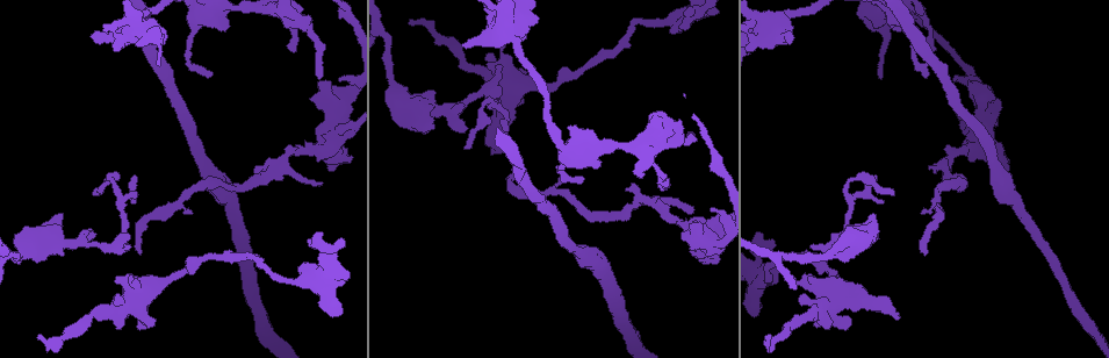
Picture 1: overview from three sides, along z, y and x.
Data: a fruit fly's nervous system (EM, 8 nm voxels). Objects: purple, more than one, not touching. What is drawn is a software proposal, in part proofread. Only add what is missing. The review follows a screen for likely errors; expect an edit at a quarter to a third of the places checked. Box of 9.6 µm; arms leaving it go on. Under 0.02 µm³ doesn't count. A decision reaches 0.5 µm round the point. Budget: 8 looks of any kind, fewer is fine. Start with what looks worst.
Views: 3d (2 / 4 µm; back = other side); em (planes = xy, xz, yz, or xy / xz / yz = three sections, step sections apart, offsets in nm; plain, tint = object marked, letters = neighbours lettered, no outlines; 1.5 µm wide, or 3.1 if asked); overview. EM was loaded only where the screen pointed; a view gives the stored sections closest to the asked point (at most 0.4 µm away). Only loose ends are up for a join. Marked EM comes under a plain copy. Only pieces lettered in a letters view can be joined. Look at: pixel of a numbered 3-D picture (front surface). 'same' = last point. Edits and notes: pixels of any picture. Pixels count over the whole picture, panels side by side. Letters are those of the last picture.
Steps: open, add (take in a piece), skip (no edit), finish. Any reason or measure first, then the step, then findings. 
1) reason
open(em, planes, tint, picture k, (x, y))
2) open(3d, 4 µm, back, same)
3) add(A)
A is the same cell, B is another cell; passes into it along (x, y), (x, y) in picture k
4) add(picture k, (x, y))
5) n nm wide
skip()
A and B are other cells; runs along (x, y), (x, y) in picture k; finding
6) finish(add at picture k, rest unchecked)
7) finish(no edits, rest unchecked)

an open end
open(em, planes, letters, picture 1, (140, 253))

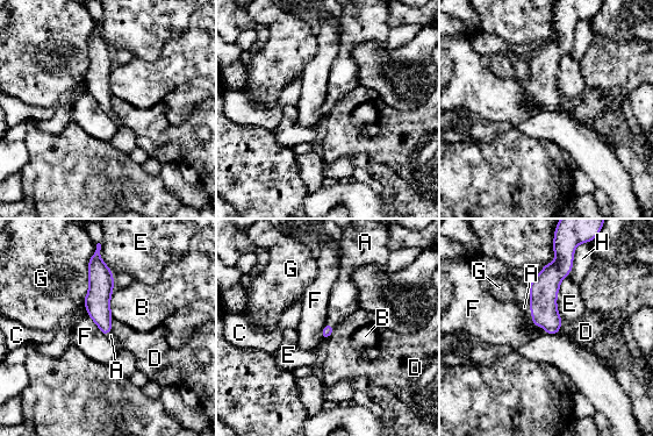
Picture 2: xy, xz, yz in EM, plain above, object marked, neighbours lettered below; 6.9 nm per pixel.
add(A)
A is the same cell, B, C, D, E, F, G and H are other cells; passes into it along (544, 287), (532, 321), (524, 307) in picture 2; it goes on there

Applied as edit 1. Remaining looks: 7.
open(overview)

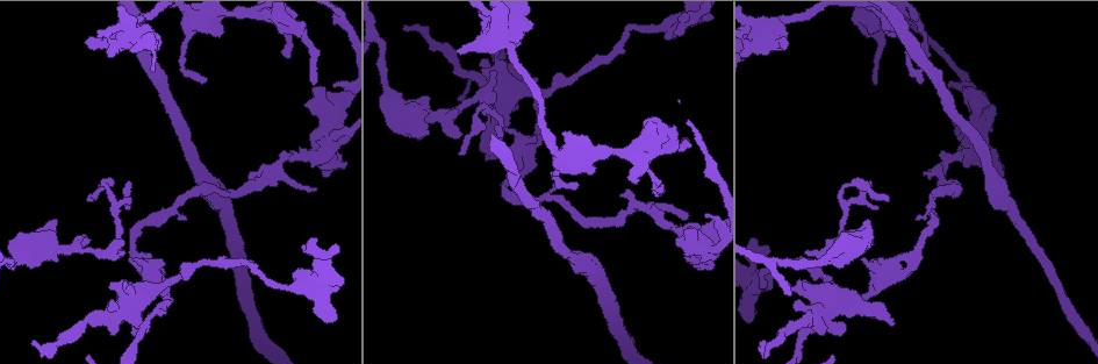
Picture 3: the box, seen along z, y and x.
open(em, planes, letters, picture 3, (763, 342))

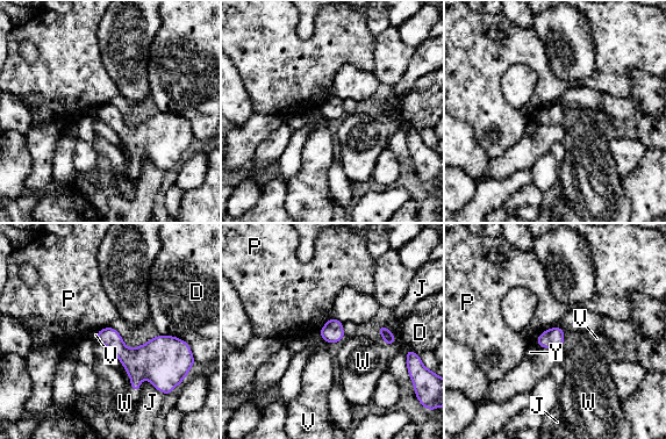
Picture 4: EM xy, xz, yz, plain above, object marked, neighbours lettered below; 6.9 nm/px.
130 nm wide
skip()
D, J, P, V, W and Y are other cells; border along (319, 333), (328, 343) in picture 4; no lettered piece goes on from it

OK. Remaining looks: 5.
open(3d, 2 µm, picture 3, (124, 251))

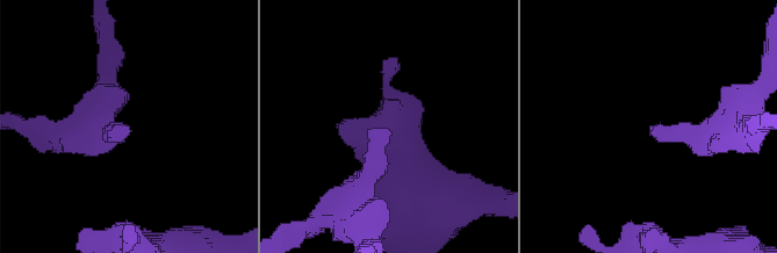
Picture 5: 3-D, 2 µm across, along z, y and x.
open(em, xz, step 4, letters, picture 5, (650, 128))

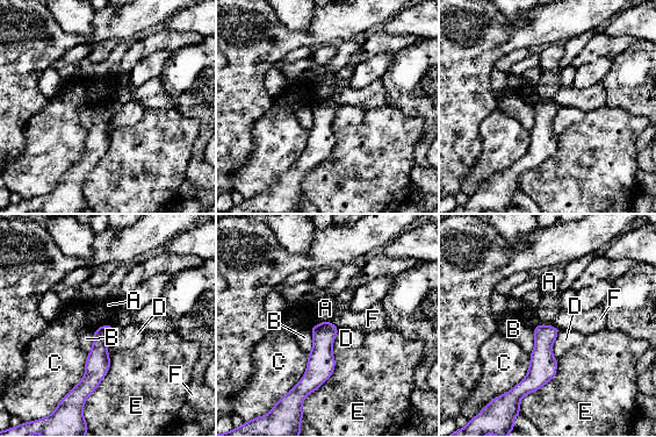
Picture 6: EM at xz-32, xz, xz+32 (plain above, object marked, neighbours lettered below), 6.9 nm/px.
skip()
A, B, C, D, E and F are other cells; no lettered piece goes on from it

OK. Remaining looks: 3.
finish(add at picture 2, rest unchecked)

